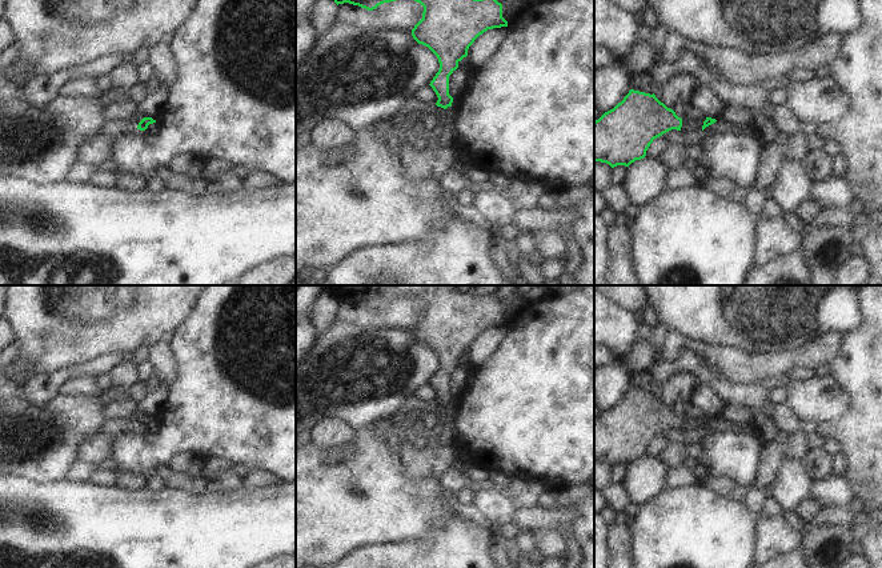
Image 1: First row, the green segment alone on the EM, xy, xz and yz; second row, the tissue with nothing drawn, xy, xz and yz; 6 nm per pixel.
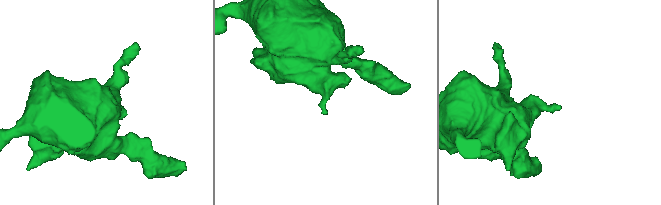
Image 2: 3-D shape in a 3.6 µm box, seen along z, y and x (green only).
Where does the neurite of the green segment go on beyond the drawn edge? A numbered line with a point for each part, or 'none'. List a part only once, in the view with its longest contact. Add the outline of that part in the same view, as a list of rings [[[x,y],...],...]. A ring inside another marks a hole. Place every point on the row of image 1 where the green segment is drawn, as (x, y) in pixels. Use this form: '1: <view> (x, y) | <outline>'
none

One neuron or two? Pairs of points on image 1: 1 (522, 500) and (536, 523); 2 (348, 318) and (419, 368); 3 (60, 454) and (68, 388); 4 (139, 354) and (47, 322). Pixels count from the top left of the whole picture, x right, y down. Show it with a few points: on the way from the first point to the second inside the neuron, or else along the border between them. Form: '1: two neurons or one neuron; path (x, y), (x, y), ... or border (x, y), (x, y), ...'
1: two neurons; border (536, 504), (516, 510)
2: two neurons; border (335, 320), (363, 330), (395, 328)
3: two neurons; border (99, 392), (93, 395), (57, 394)
4: two neurons; border (148, 346), (139, 346), (132, 352)

